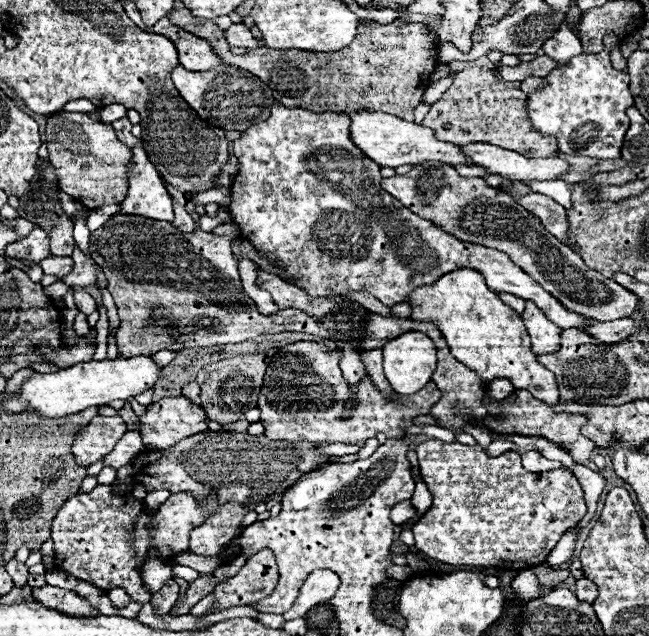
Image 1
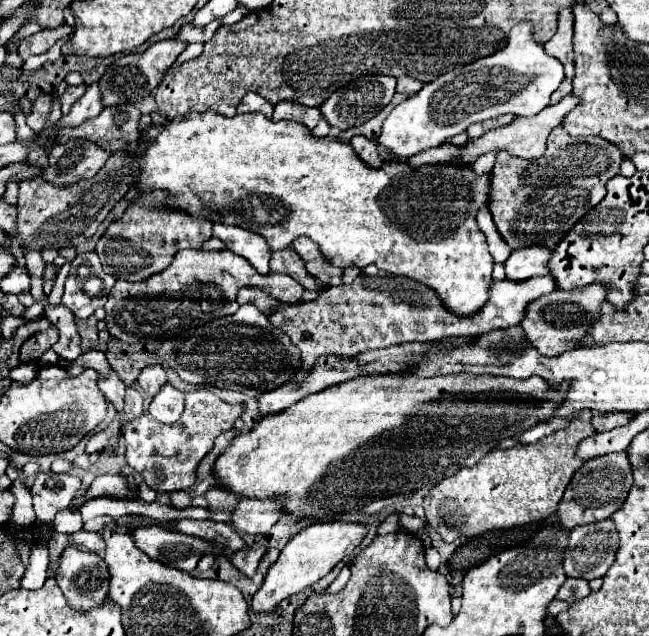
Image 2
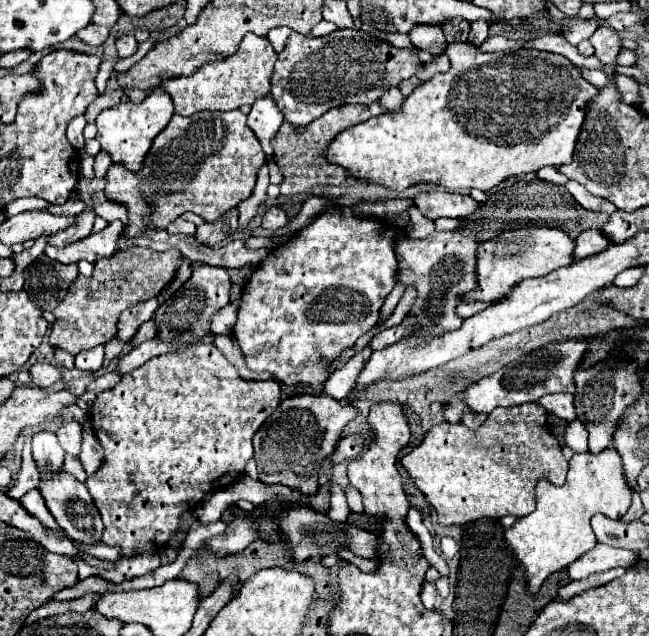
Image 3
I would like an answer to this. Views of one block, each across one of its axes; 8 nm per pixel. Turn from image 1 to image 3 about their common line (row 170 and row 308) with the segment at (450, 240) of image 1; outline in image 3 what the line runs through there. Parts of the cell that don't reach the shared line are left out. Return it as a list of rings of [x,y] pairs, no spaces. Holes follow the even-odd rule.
[[[336,204],[318,214],[284,246],[272,250],[246,284],[238,308],[238,322],[232,330],[246,366],[252,372],[270,372],[286,386],[302,384],[318,394],[324,392],[324,382],[328,380],[326,368],[378,322],[384,298],[396,284],[398,264],[394,242],[400,238],[402,234],[394,226],[360,216],[352,208]]]

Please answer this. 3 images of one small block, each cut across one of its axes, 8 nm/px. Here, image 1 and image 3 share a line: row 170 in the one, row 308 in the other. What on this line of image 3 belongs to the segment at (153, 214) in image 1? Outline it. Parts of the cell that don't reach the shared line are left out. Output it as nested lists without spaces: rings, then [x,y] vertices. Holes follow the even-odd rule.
[[[146,300],[146,302],[140,302],[140,304],[128,308],[126,312],[122,312],[118,318],[118,324],[116,324],[118,326],[116,338],[122,342],[130,342],[134,338],[134,334],[138,332],[138,328],[154,316],[156,308],[158,308],[158,300]]]

